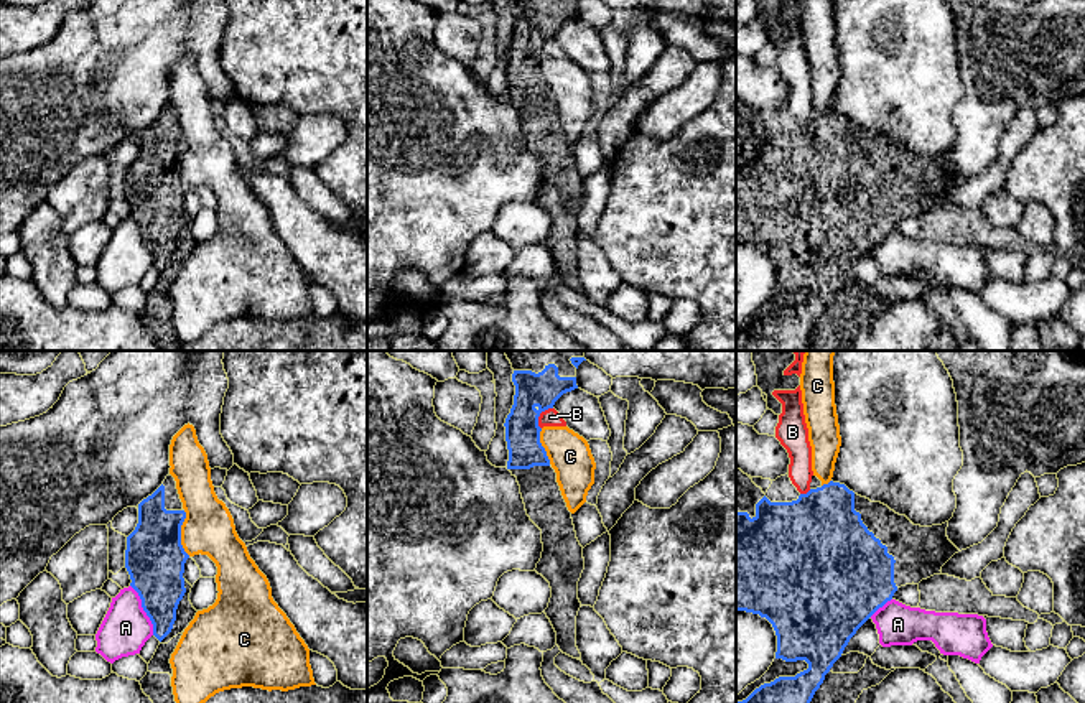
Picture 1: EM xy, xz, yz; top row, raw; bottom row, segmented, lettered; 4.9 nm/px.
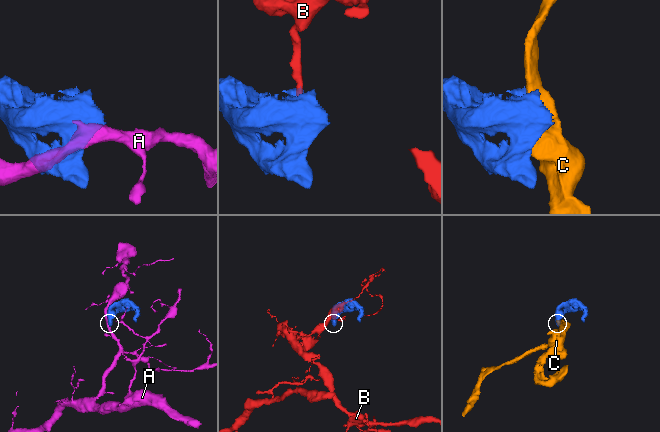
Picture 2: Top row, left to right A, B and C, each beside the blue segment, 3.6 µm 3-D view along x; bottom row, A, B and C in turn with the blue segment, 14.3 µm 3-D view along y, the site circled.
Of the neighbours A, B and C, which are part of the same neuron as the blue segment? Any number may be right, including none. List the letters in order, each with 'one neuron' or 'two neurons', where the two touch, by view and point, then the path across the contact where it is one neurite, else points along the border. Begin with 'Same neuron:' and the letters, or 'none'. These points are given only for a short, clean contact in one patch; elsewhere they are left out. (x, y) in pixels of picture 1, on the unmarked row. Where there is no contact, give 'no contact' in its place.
Same neuron: none
A: two neurons | xy (144, 241)
B: two neurons | xz (539, 46) | along xz (552, 38), (540, 45), (540, 60)
C: two neurons | xy (180, 165)

